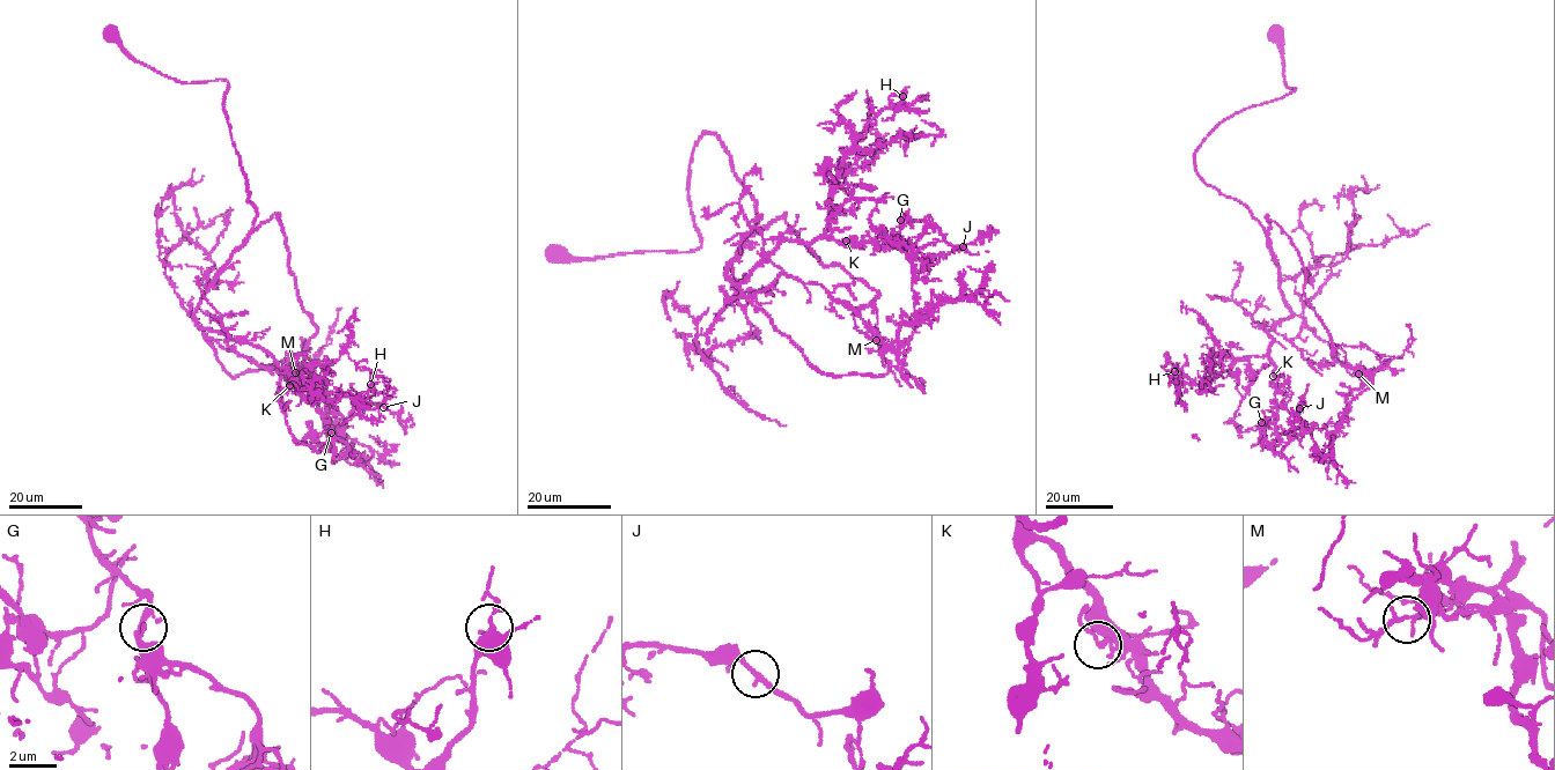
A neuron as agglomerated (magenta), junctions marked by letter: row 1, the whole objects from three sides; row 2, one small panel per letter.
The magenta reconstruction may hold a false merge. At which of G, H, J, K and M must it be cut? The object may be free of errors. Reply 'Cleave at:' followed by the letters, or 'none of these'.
Cleave at: K

